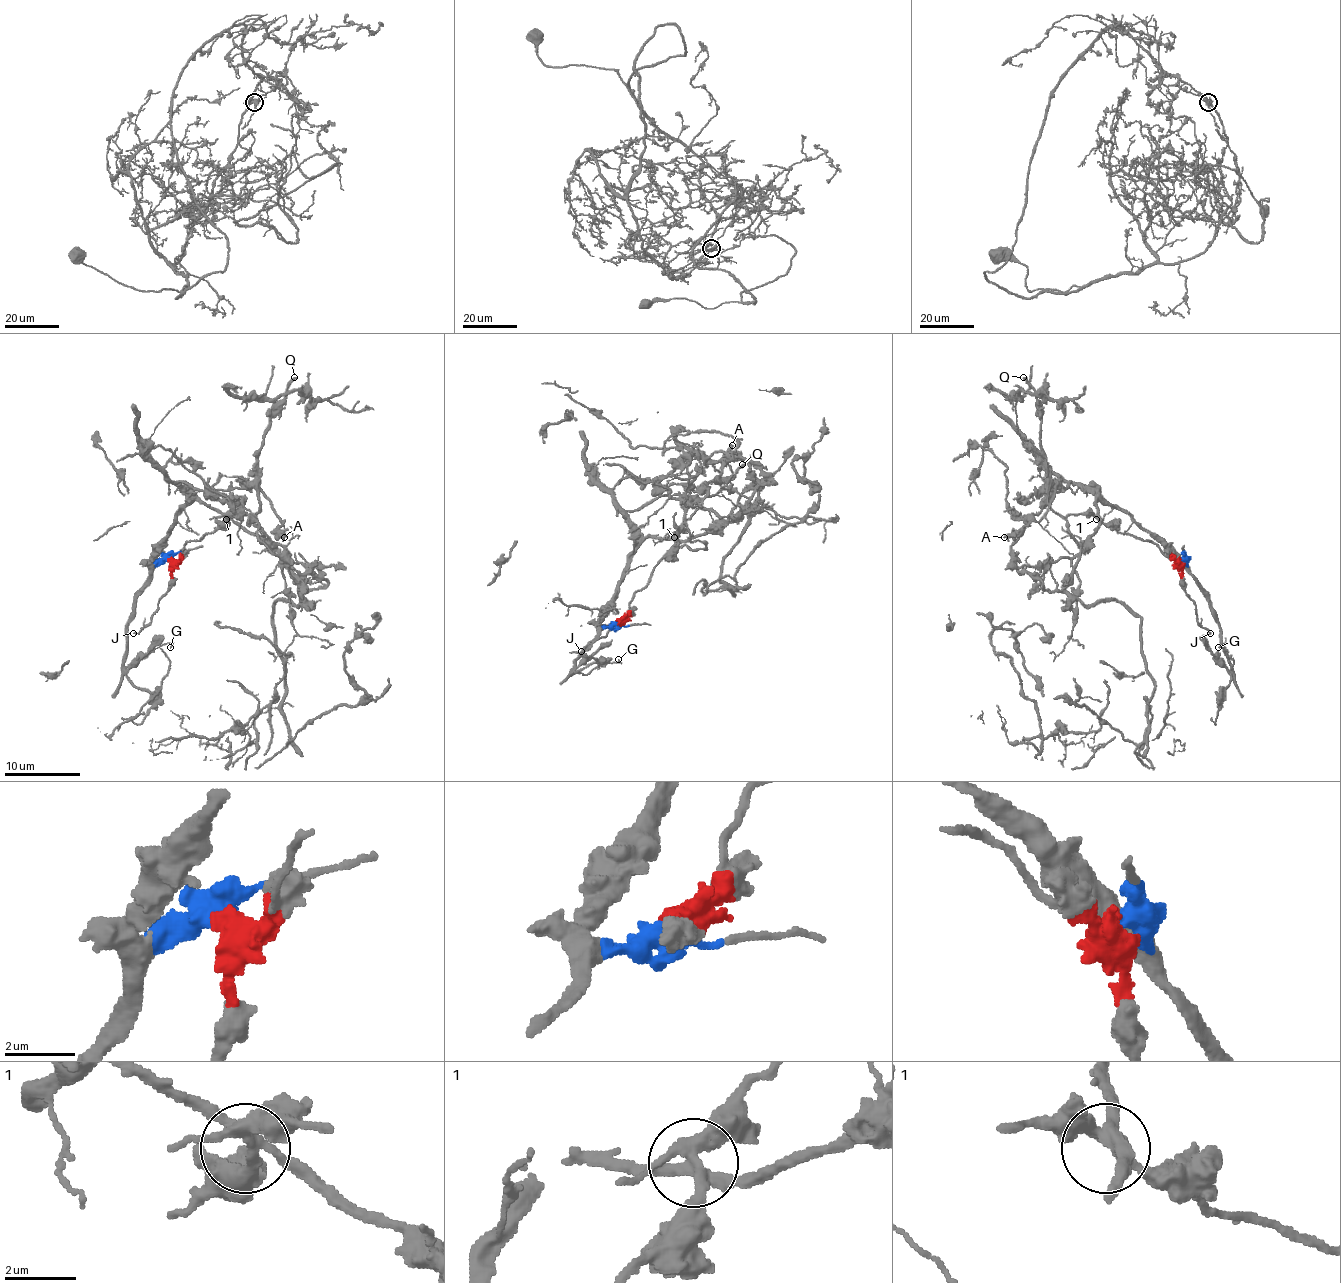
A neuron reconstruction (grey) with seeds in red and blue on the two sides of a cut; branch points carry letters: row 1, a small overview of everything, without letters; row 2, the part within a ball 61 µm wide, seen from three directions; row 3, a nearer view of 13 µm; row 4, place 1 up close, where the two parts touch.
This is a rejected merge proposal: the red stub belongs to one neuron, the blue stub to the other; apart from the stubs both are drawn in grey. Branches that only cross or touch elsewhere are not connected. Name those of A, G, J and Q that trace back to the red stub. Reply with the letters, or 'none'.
J, Q

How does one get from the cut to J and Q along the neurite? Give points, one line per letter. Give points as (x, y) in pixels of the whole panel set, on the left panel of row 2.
J: (169, 560), (171, 589), (159, 600), (157, 612), (150, 621), (133, 632)
Q: (169, 560), (227, 515), (250, 517), (260, 505), (258, 452), (269, 413), (294, 377)

